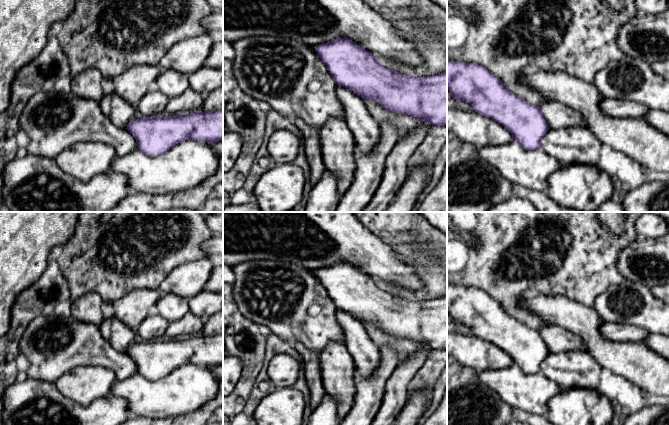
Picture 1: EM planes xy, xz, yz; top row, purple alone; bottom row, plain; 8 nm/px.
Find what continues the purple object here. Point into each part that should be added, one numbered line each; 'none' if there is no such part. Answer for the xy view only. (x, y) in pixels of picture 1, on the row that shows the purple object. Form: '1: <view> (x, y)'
1: xy (120, 112)

